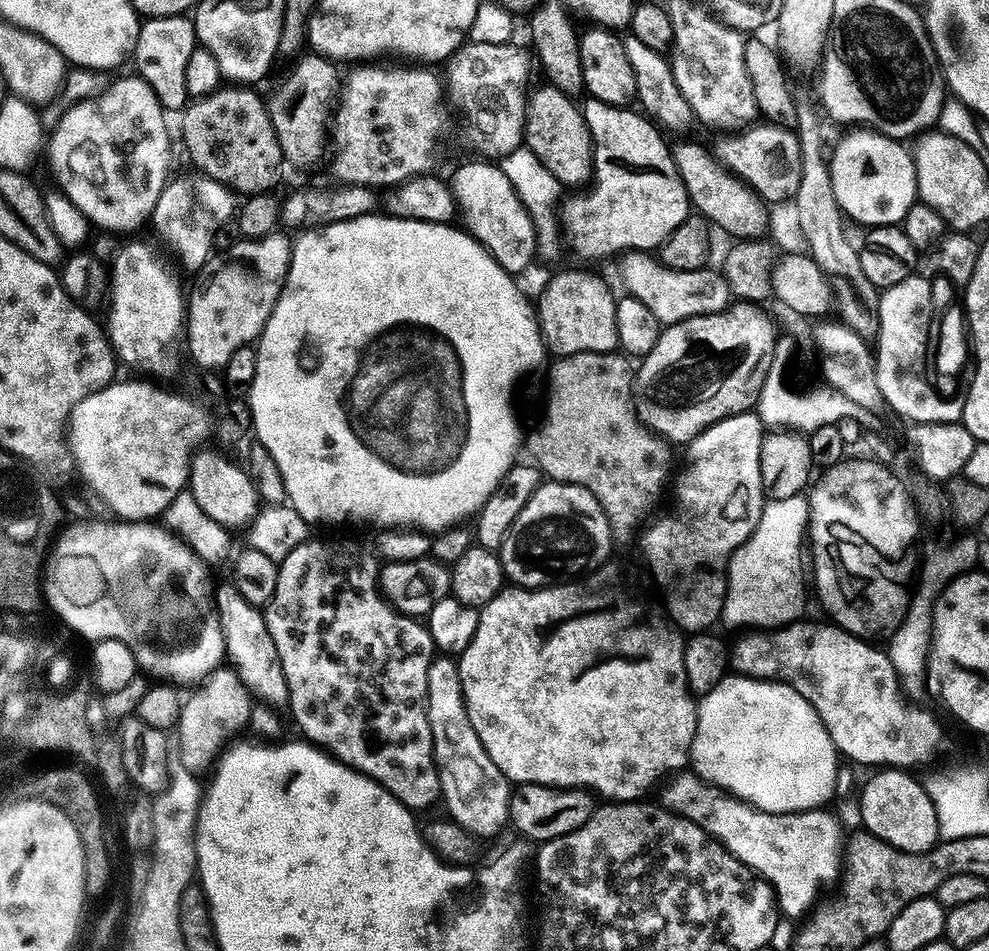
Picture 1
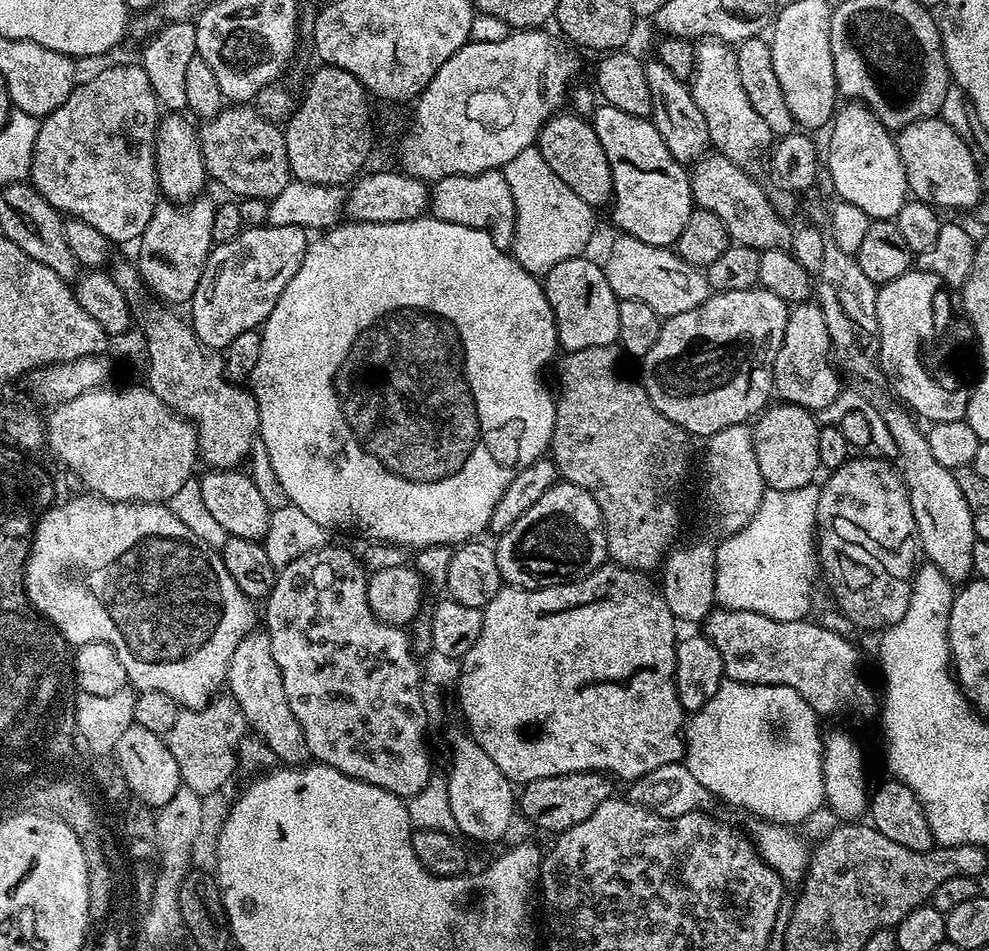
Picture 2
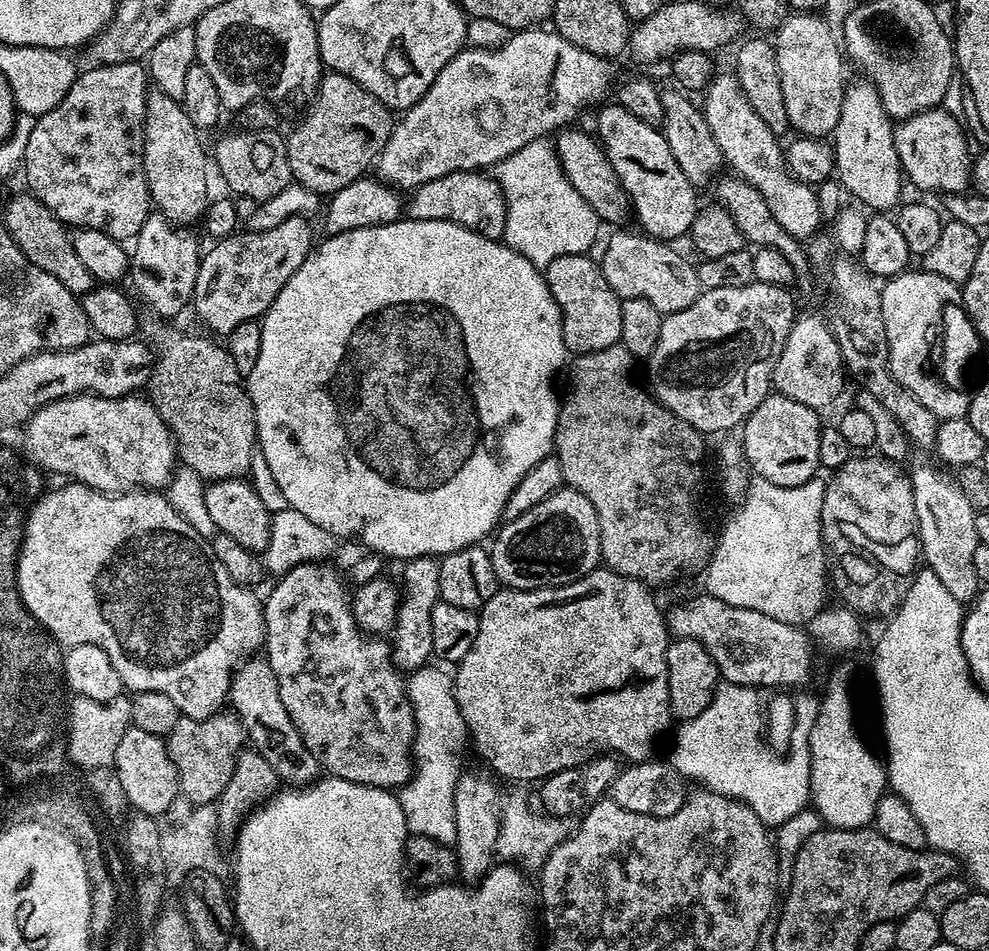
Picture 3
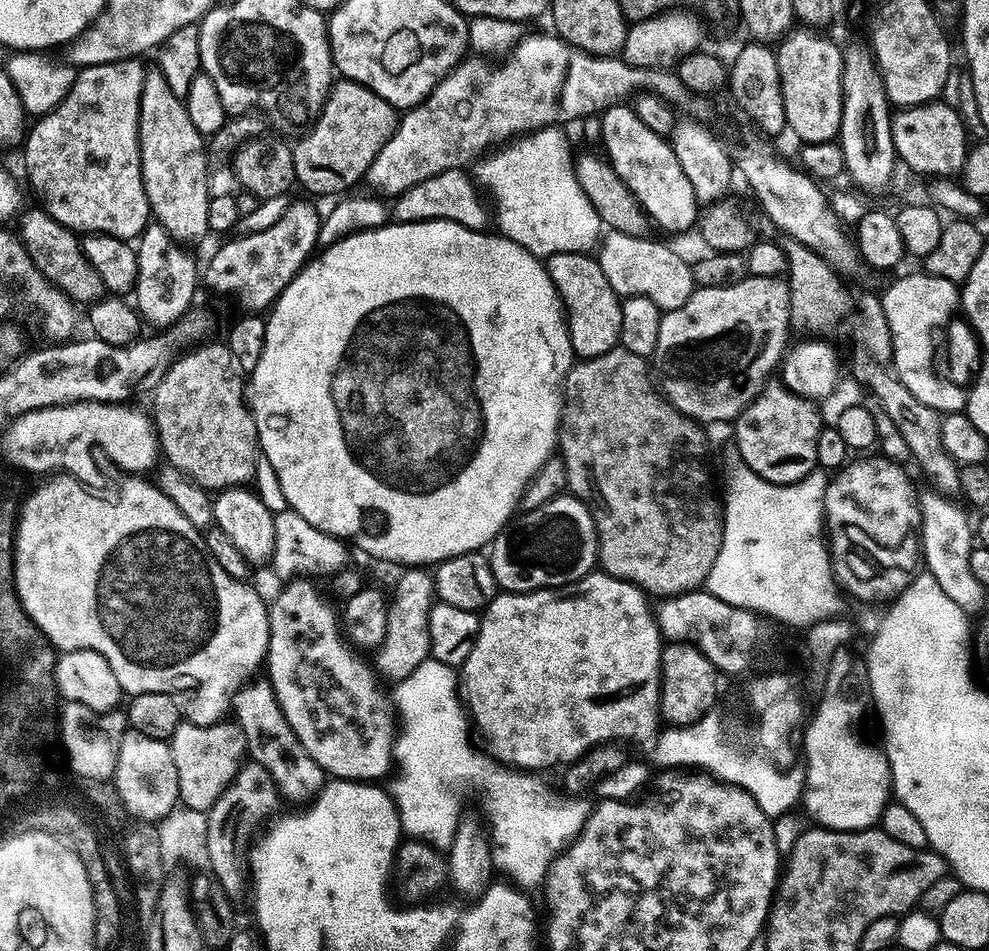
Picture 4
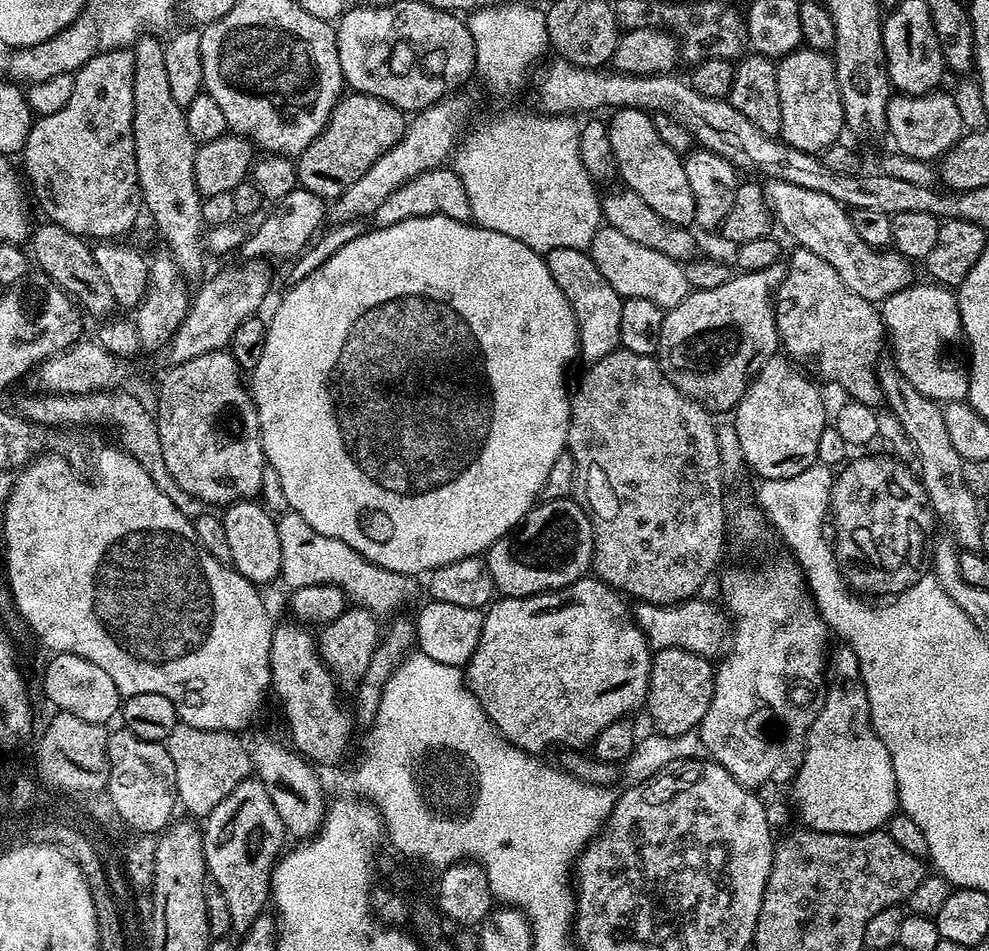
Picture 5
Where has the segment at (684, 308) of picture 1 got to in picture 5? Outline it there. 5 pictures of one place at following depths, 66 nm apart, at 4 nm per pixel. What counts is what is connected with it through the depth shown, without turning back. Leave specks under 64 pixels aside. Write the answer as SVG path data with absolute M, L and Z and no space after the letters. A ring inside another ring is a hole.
M602 226L594 234L590 245L590 255L594 266L598 266L598 274L614 286L621 298L646 298L646 302L654 302L665 310L678 306L690 291L684 273L684 264L674 258L666 258L666 254L658 254L658 250L650 250L613 228Z

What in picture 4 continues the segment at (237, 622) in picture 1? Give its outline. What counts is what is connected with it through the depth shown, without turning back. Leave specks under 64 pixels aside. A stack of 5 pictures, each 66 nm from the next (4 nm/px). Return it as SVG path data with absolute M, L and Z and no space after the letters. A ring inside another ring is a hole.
M256 678L244 685L232 700L231 711L236 712L235 719L240 725L242 734L246 734L247 755L251 763L261 764L274 780L276 791L285 801L296 806L304 806L315 800L326 783L326 773L298 742L298 734L290 730L290 722L282 714L282 706L278 706L278 698L274 694L267 679Z

